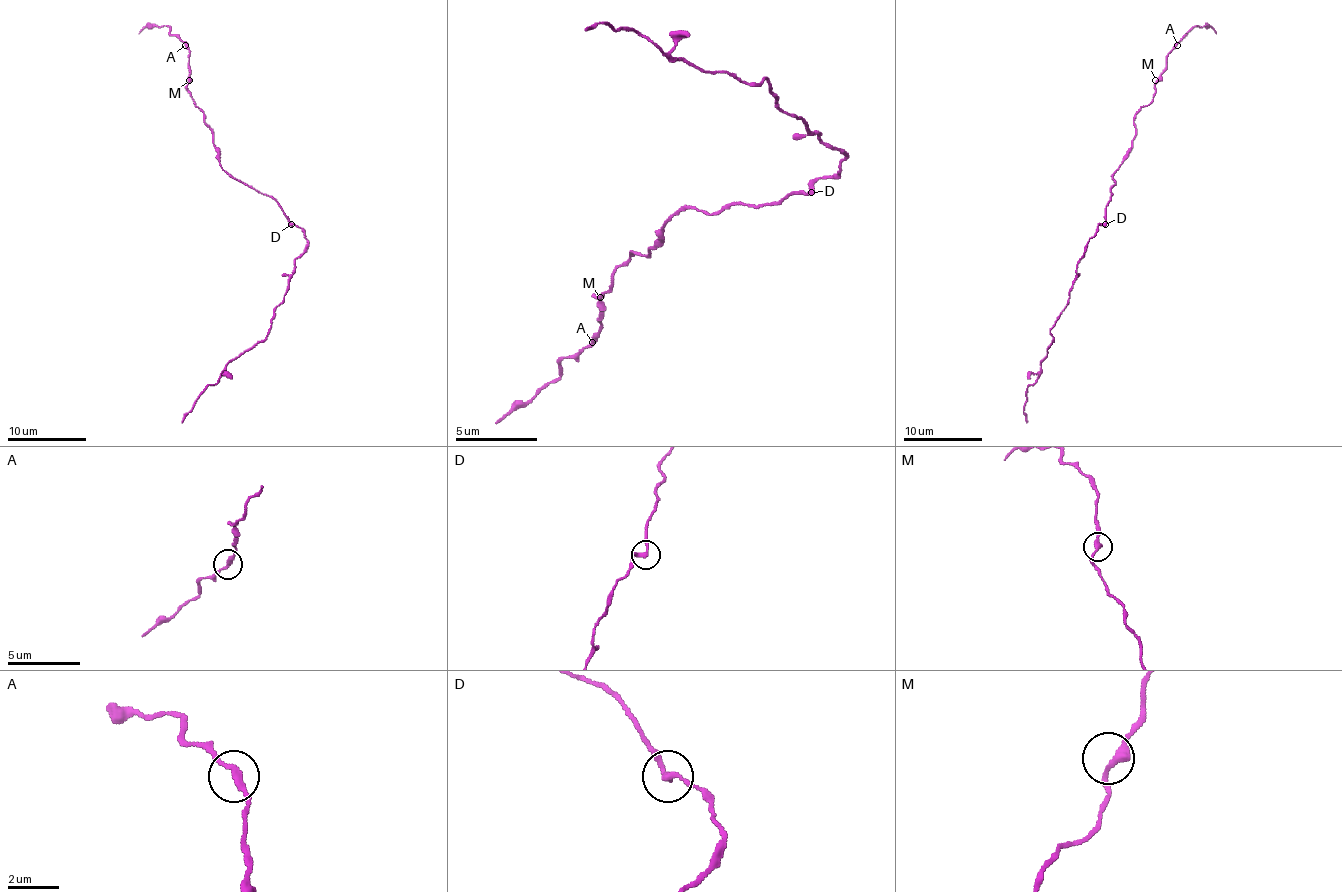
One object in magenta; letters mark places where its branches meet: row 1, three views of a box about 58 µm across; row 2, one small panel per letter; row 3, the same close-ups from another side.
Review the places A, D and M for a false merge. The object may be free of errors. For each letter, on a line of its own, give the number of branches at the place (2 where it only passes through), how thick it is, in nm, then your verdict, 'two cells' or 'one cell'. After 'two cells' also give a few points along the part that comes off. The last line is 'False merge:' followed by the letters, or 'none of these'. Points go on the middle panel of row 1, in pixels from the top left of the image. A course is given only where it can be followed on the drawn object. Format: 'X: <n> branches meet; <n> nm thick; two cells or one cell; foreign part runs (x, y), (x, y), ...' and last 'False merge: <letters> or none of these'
A: 2 branches meet; 240 nm thick; one cell
D: 2 branches meet; 260 nm thick; one cell
M: 2 branches meet; 280 nm thick; one cell
False merge: none of these

